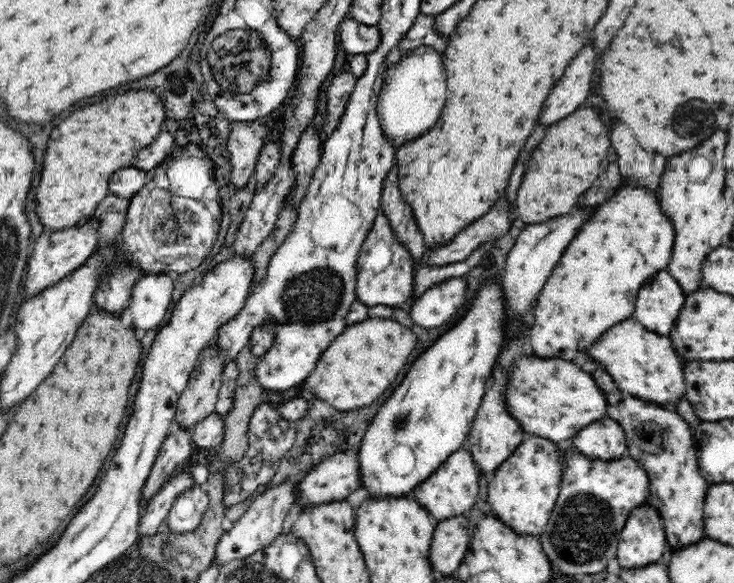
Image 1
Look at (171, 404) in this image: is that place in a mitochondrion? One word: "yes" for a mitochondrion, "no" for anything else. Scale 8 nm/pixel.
no

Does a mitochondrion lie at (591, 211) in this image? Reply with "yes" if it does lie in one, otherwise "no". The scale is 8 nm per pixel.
no

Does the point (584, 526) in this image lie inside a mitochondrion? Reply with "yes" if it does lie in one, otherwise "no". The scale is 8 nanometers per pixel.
yes

